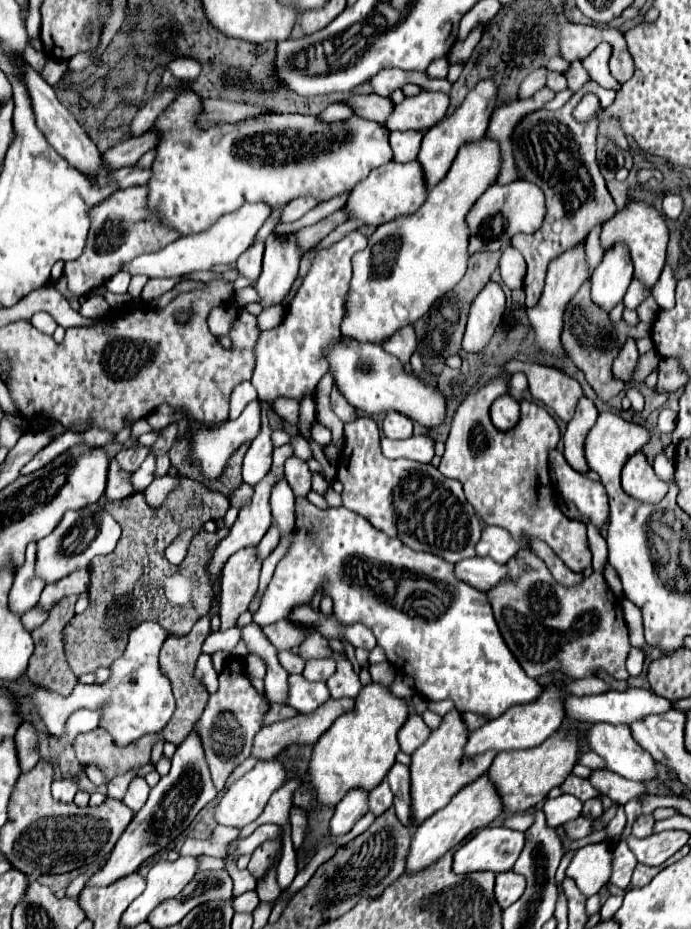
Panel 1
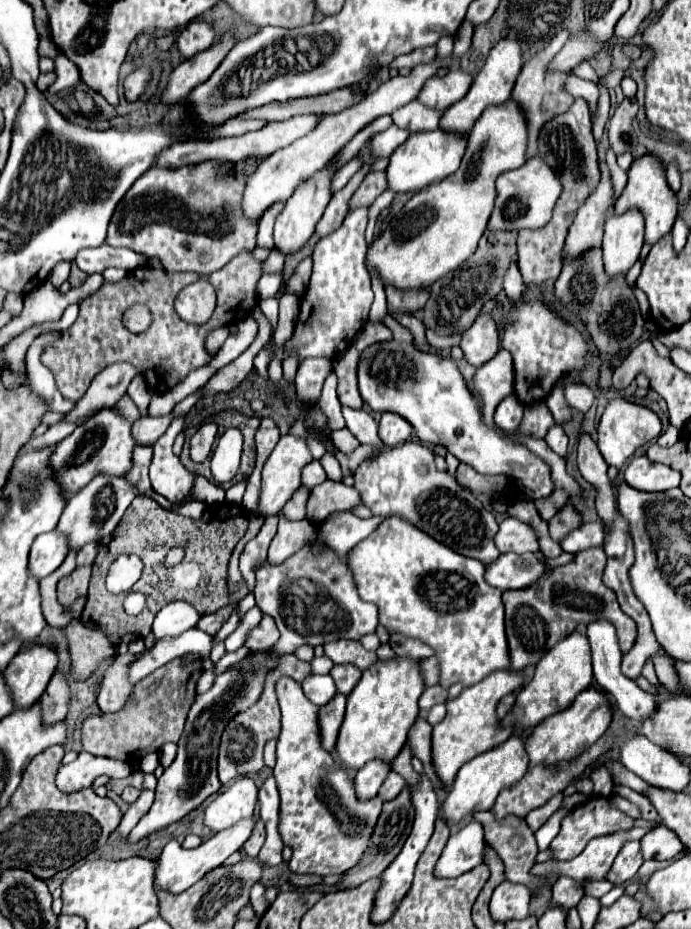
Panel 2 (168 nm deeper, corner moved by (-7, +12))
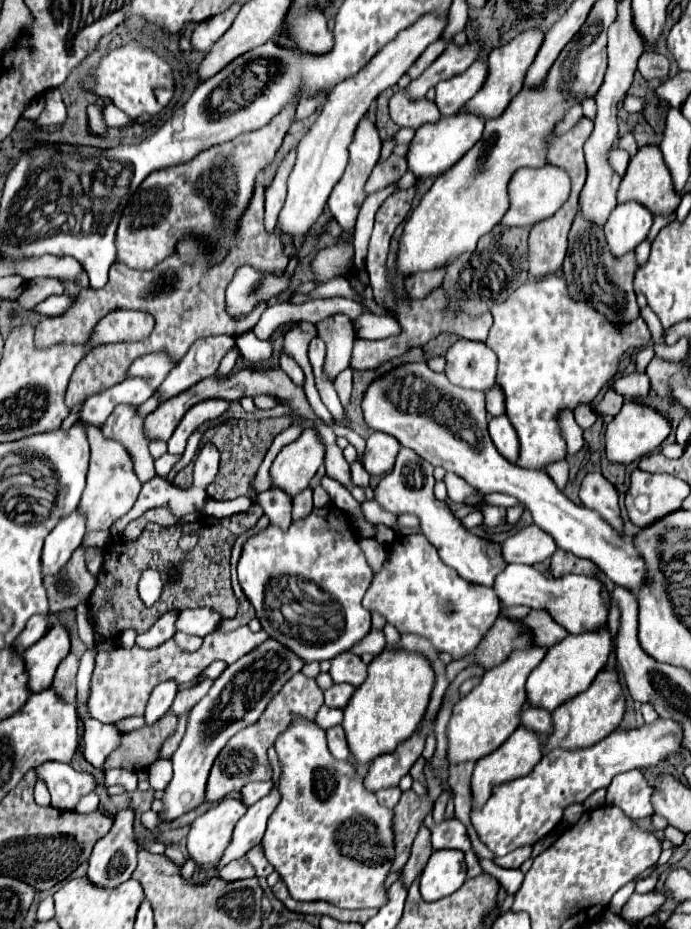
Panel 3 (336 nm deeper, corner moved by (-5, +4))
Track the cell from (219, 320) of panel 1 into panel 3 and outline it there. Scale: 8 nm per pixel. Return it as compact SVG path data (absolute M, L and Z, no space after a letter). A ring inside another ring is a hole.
M210 336L200 338L196 344L192 344L188 354L178 362L178 366L168 374L168 378L158 388L162 400L182 394L202 378L214 376L224 354L232 350L234 344L236 342L232 336Z

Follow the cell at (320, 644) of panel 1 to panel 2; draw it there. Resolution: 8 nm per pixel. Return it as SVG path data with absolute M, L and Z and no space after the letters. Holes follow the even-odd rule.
M336 640L336 642L328 642L324 646L324 654L334 662L334 664L346 664L352 662L356 664L360 670L370 668L378 656L376 652L368 652L362 648L360 642L356 640Z

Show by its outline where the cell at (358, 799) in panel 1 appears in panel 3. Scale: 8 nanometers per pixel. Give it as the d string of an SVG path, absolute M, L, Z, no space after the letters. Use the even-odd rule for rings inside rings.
M422 722L416 728L416 732L410 738L406 738L394 752L388 752L376 758L368 770L368 776L364 778L364 786L372 792L398 786L400 778L404 778L410 772L412 764L420 758L426 738L432 734L432 730L434 730L434 724Z

